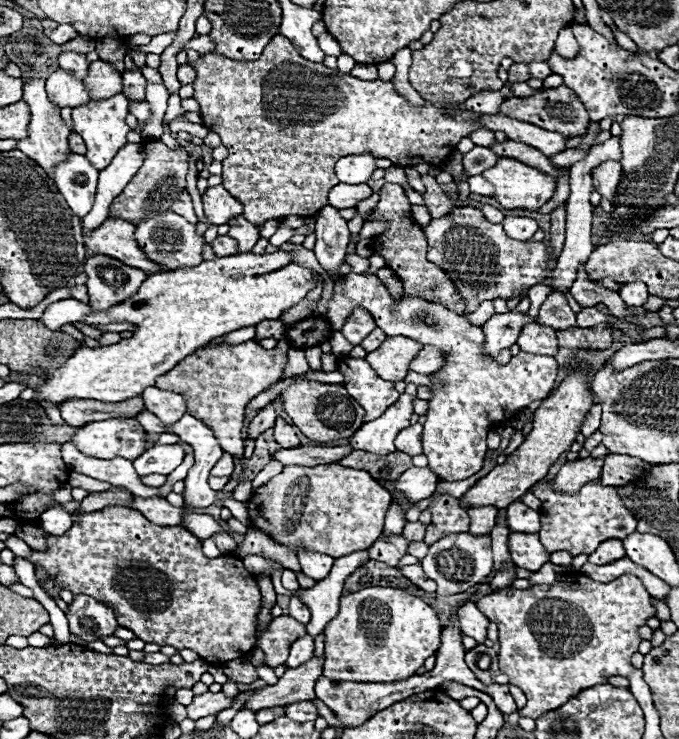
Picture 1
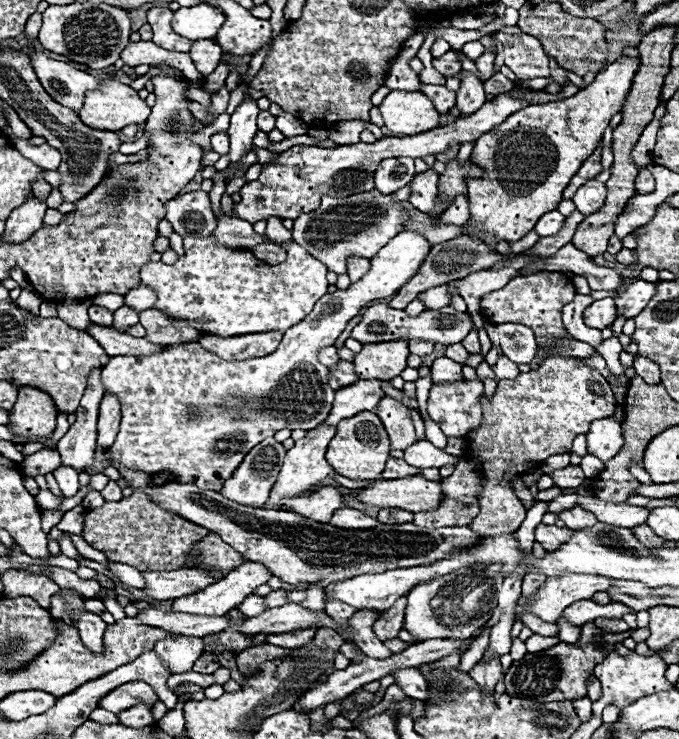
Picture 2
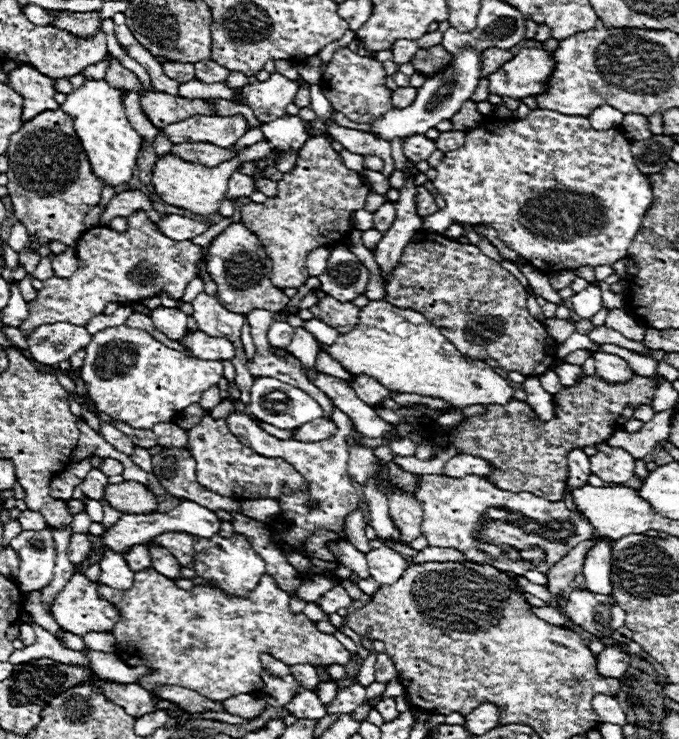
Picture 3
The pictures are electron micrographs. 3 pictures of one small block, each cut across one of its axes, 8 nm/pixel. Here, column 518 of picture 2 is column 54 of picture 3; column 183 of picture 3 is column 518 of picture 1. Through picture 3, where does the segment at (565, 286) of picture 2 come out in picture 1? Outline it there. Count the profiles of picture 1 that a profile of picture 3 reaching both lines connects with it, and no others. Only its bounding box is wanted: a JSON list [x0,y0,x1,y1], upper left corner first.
[424,206,552,314]

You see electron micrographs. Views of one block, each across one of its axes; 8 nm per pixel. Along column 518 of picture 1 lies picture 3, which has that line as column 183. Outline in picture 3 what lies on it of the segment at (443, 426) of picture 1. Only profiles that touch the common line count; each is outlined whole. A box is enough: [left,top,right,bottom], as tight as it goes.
[80,326,224,428]

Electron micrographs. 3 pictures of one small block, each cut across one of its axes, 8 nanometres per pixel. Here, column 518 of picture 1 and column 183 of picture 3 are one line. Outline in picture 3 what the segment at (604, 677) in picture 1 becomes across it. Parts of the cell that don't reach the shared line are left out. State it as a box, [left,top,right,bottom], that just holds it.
[98,570,350,718]

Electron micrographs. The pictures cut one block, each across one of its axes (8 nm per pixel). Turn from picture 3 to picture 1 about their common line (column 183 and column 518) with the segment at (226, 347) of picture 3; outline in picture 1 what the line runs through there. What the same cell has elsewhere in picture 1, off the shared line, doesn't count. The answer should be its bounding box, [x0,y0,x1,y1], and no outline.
[518,324,558,356]

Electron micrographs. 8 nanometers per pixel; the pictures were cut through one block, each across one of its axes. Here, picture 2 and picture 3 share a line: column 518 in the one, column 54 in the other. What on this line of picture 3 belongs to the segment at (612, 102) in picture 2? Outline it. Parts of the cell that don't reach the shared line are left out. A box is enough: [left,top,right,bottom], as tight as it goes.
[6,110,104,248]

